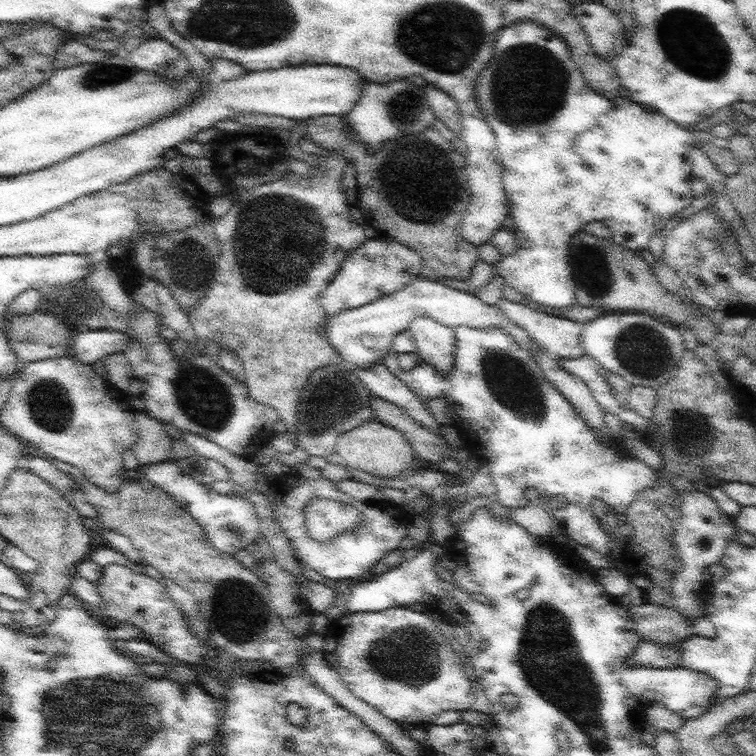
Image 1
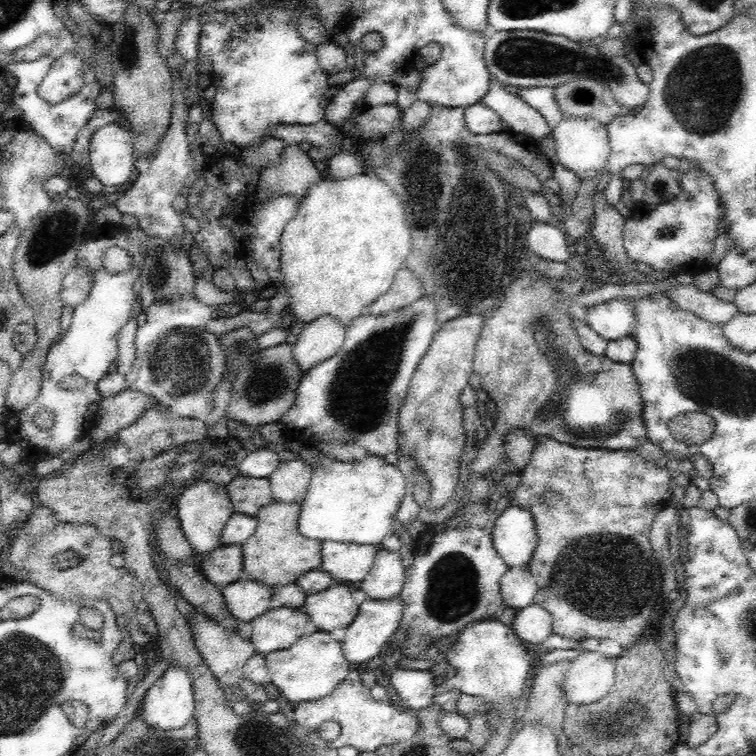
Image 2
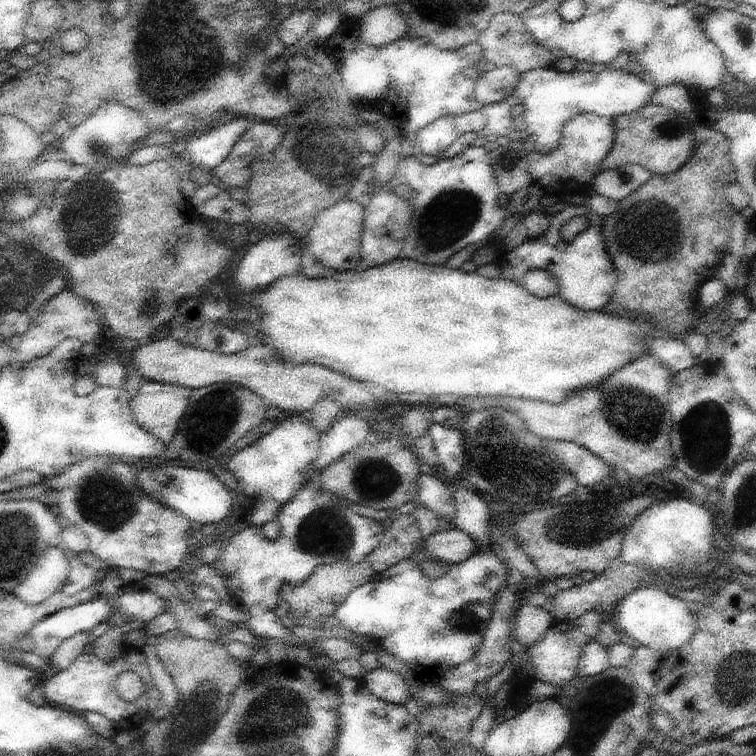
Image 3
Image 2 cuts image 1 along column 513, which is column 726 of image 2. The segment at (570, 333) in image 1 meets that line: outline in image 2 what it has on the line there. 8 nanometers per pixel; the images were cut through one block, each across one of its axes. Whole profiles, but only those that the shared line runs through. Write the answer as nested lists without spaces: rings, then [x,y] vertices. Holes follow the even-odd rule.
[[[666,283],[663,292],[670,297],[680,308],[712,321],[722,326],[729,321],[739,310],[738,307],[724,299],[718,299],[711,292],[704,292],[696,288],[694,283]]]

